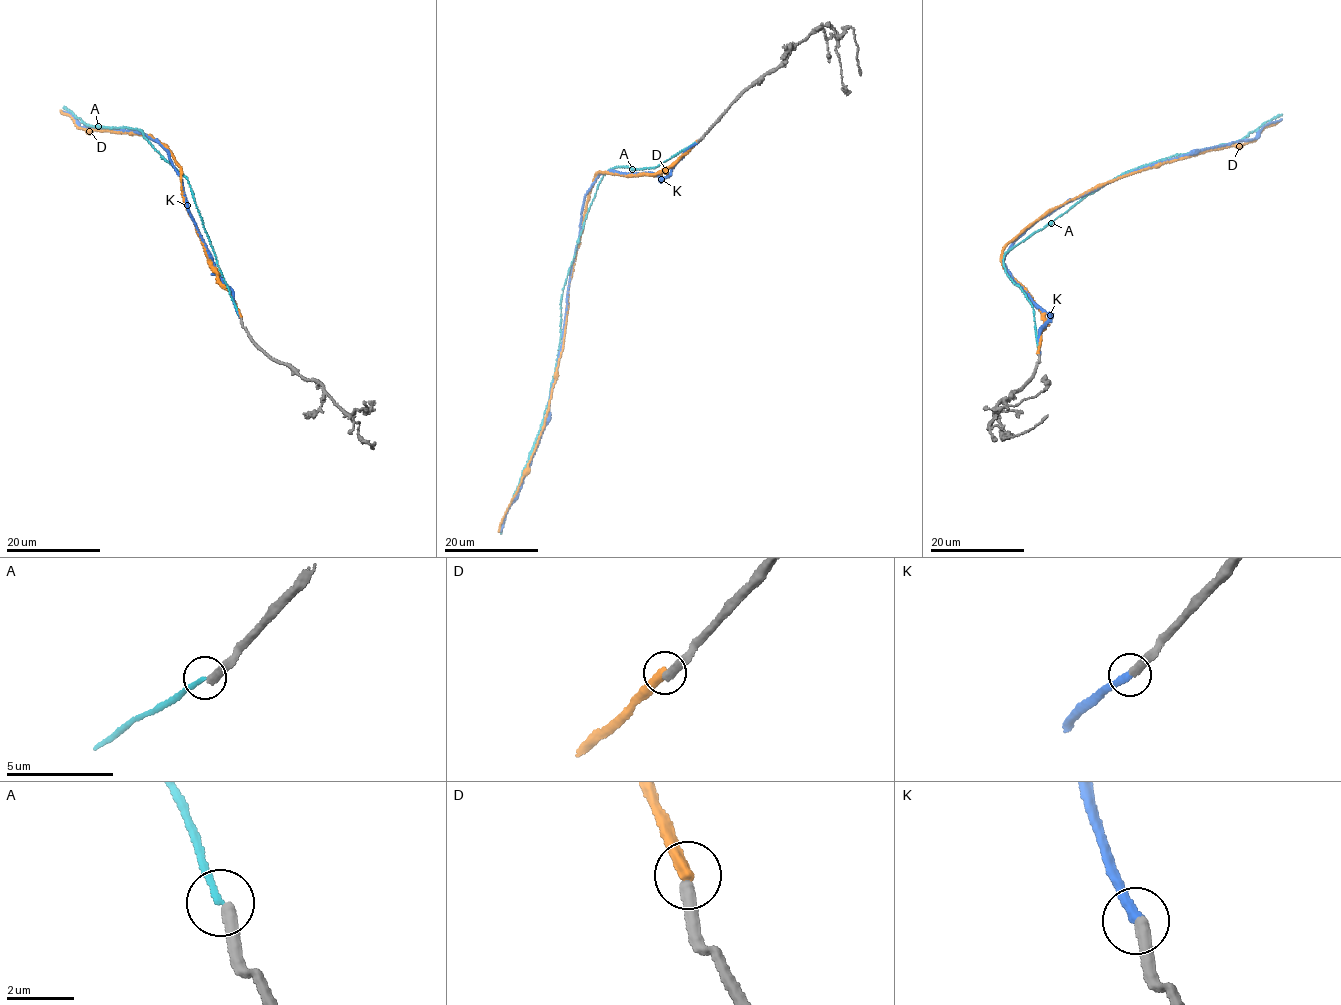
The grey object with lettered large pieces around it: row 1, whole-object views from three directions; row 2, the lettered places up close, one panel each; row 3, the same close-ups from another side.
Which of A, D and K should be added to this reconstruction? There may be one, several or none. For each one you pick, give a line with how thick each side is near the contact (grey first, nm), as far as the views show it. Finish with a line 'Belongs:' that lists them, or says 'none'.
K: 400/340 nm
Belongs: K

